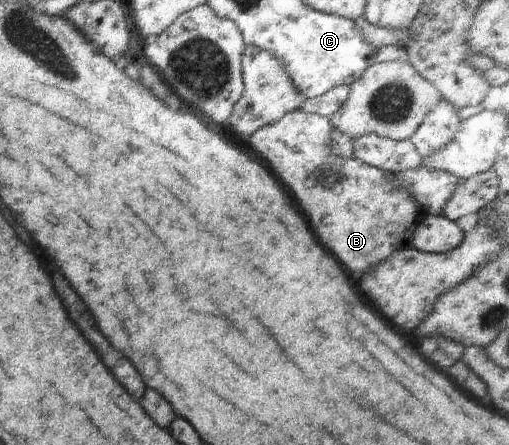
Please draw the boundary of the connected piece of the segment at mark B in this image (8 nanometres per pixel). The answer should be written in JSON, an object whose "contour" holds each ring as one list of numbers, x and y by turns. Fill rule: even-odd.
{"contour":[[298,109,255,130,249,135,248,148,270,166,280,184,288,186,316,238,340,266,348,272,364,272,395,250,411,248,410,239,420,217,413,198,393,184,391,173,358,159,336,156,329,147,332,129,326,117]]}

